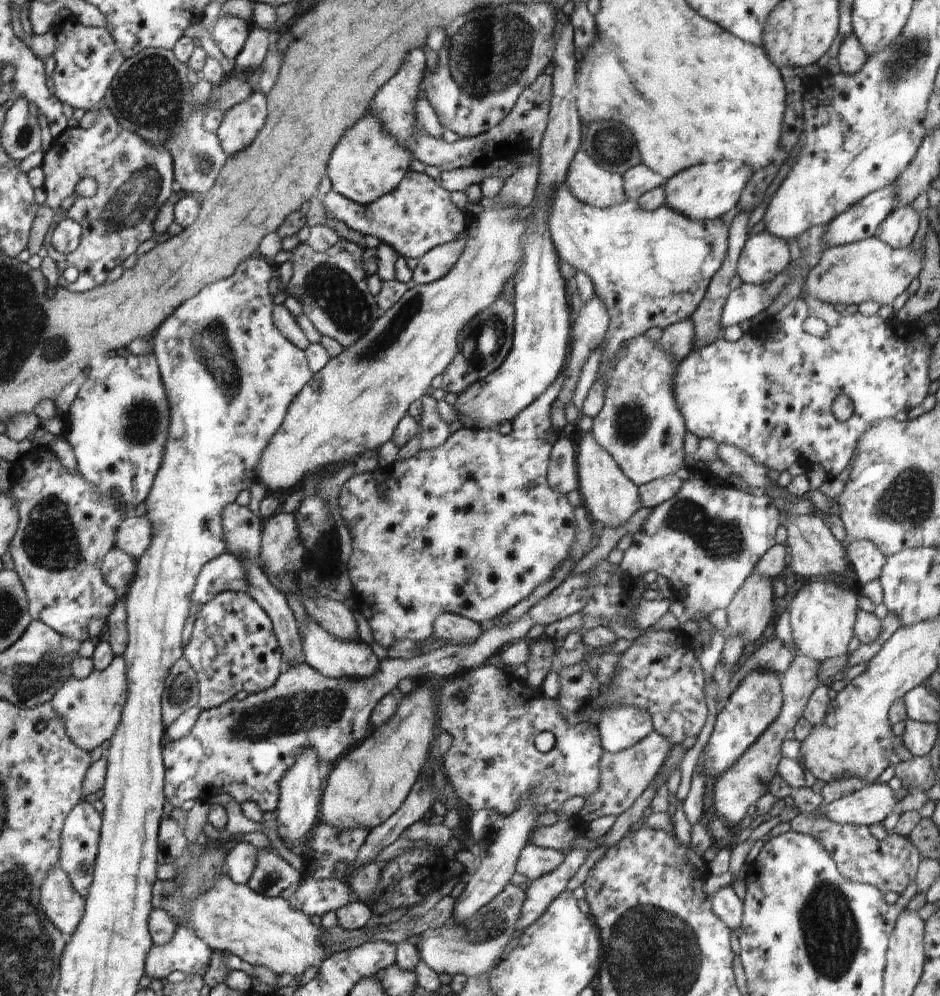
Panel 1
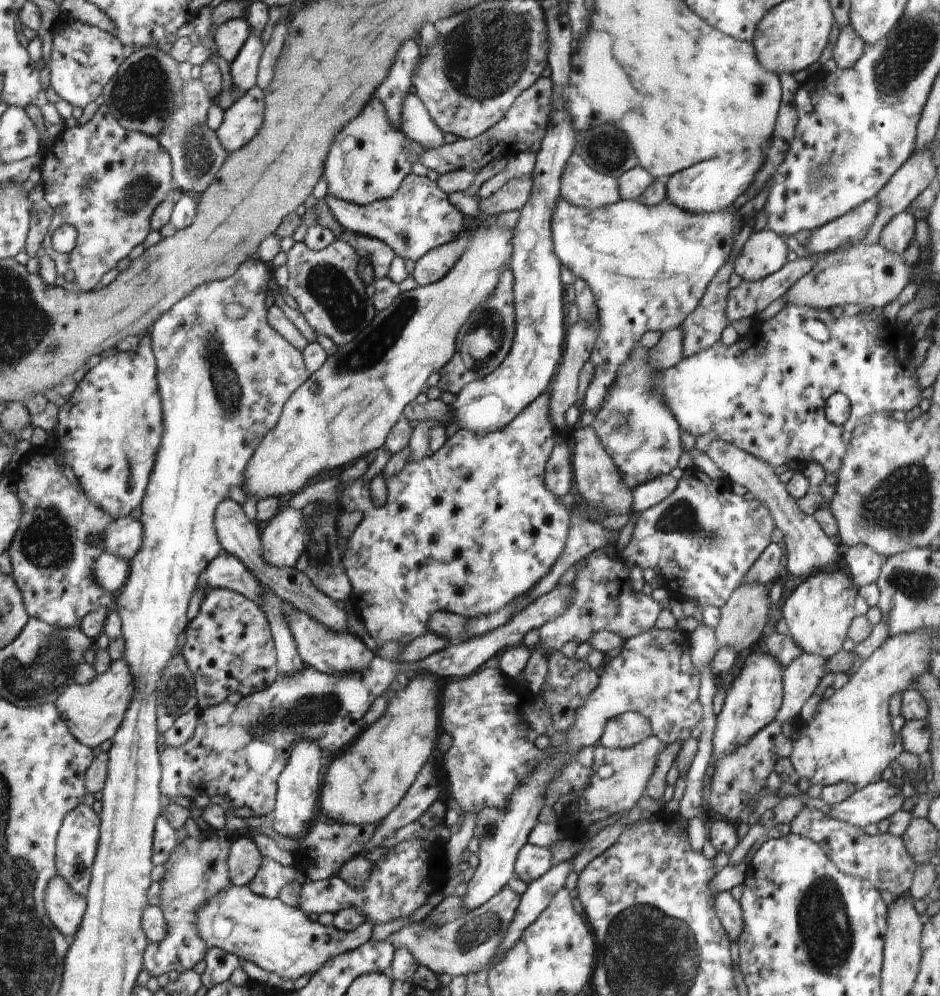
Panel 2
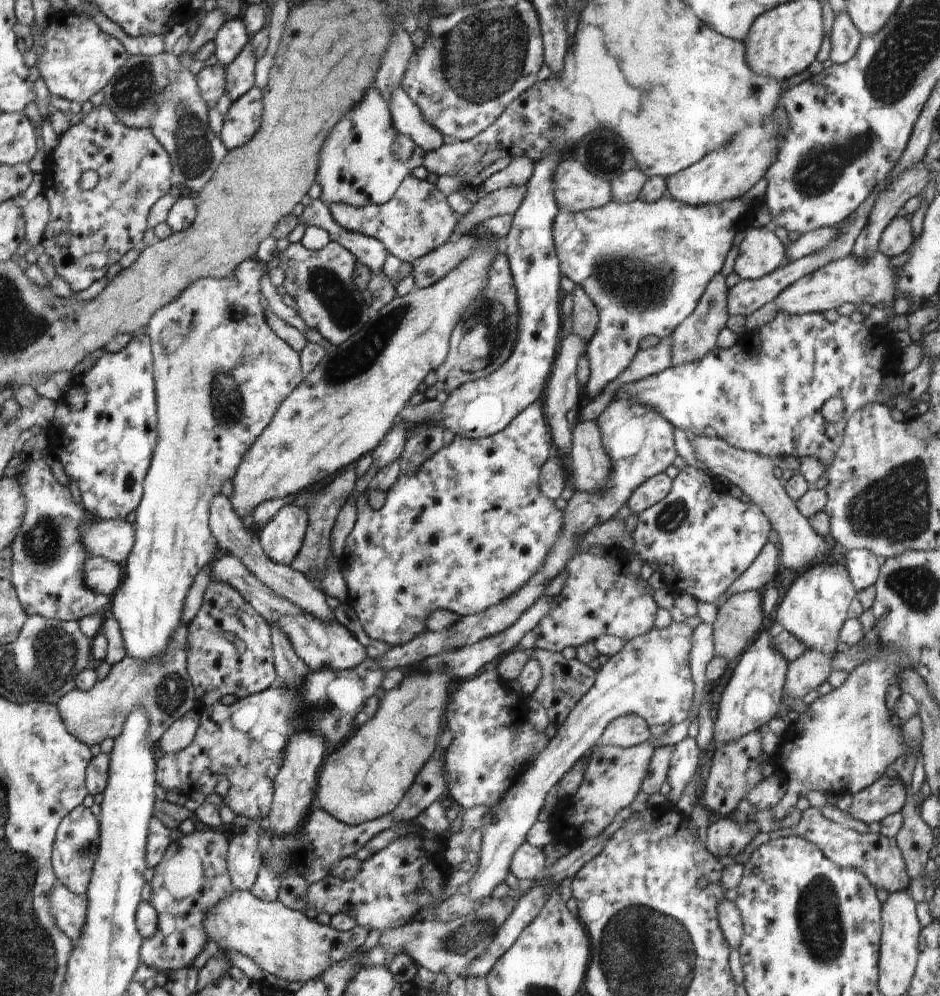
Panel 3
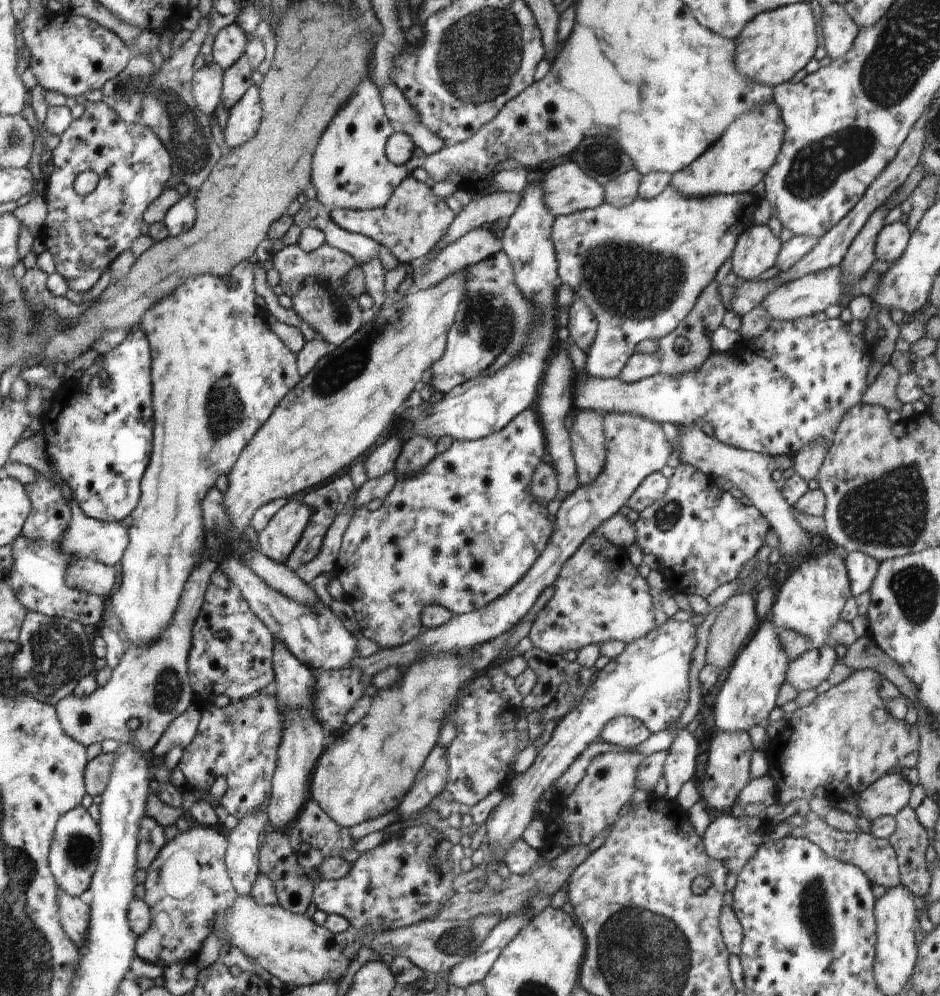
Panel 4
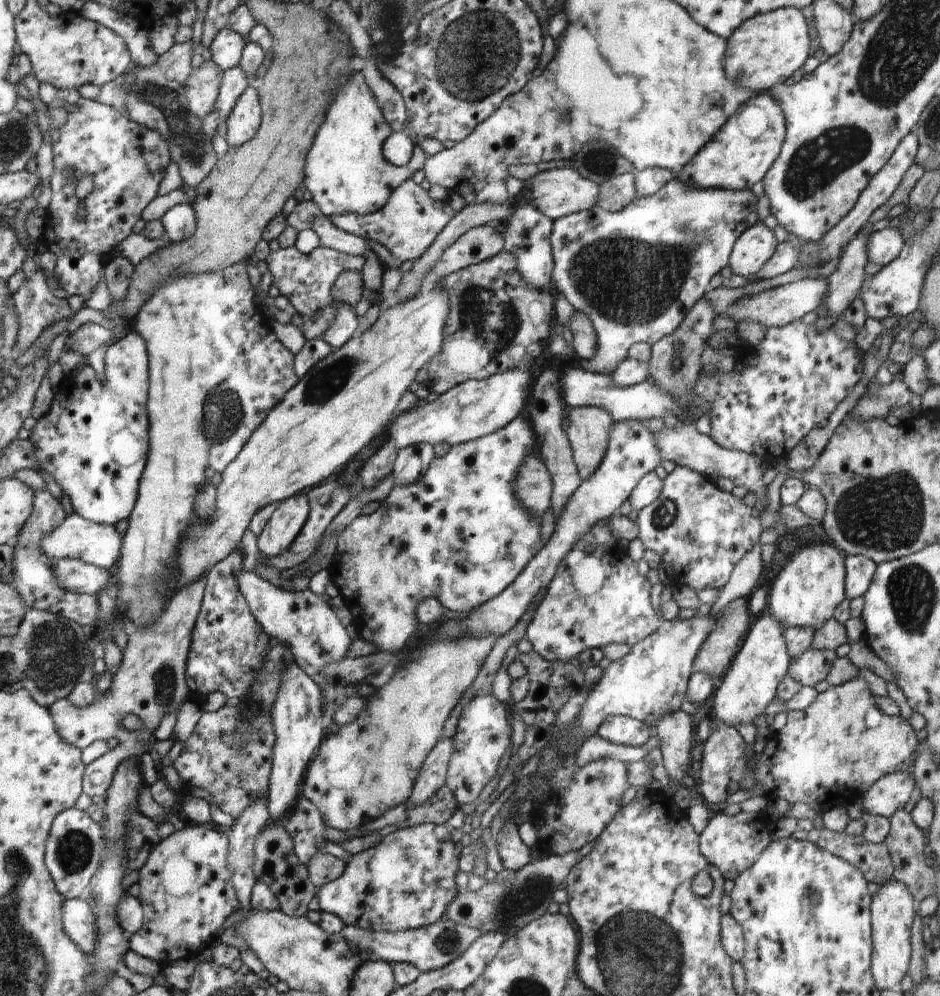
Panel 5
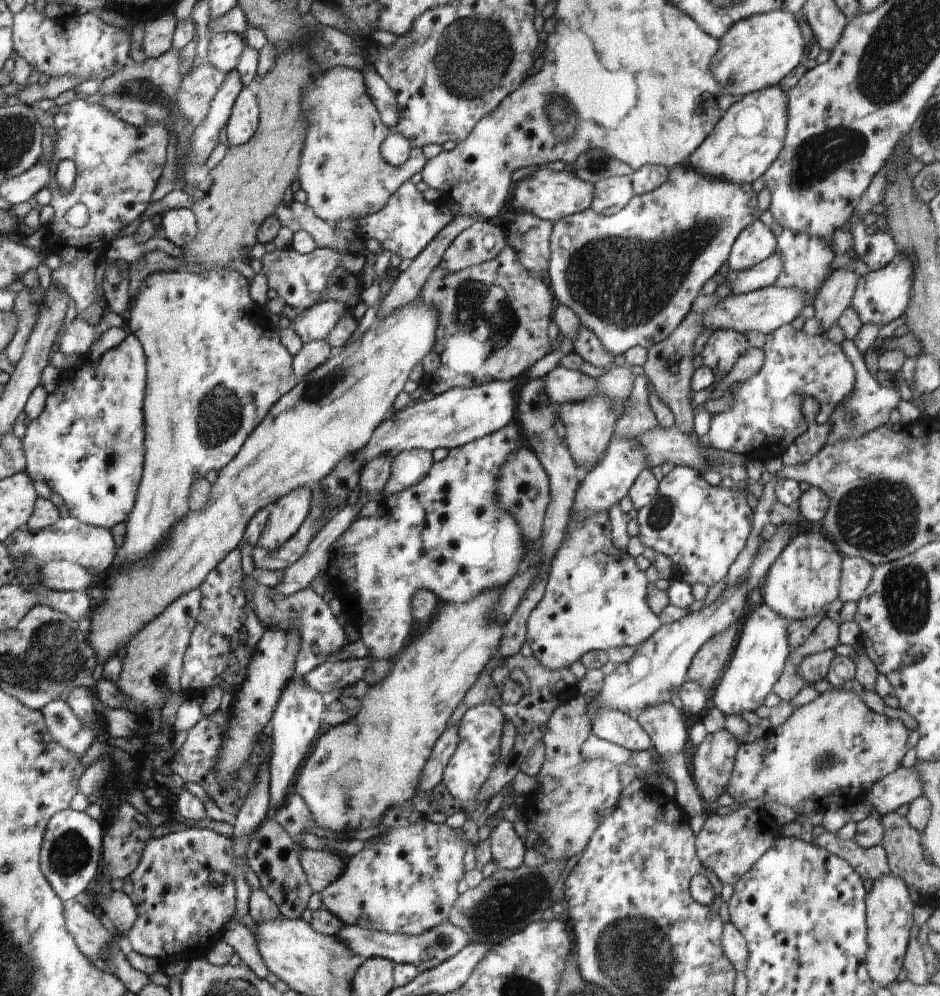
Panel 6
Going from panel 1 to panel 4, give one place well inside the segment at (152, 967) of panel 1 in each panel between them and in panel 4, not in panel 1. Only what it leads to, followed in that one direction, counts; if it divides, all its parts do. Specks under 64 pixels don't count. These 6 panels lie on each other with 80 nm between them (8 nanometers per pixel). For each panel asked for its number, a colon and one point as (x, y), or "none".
2: (196, 871)
3: (192, 877)
4: (186, 885)

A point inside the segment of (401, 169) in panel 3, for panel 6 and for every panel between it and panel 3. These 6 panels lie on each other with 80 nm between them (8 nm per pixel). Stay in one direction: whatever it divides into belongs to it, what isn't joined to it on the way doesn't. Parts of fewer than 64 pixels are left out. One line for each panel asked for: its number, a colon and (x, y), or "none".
4: (351, 171)
5: (347, 173)
6: (343, 173)

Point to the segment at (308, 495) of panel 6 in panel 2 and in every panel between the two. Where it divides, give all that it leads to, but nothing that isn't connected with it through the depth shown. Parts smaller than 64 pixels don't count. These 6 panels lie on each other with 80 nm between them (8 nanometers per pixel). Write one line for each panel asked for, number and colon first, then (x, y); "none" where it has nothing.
2: (283, 540)
3: (282, 538)
4: (277, 541)
5: (284, 526)

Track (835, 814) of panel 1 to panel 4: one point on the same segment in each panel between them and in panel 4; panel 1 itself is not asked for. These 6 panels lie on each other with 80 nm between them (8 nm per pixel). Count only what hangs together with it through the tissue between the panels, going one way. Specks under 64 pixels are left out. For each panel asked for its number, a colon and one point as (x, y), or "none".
2: (877, 801)
3: (886, 796)
4: (887, 796)

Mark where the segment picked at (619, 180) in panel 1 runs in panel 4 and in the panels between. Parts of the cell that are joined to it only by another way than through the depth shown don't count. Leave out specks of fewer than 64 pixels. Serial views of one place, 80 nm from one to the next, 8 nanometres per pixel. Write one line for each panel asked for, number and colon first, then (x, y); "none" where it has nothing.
2: (582, 186)
3: (575, 189)
4: (567, 190)

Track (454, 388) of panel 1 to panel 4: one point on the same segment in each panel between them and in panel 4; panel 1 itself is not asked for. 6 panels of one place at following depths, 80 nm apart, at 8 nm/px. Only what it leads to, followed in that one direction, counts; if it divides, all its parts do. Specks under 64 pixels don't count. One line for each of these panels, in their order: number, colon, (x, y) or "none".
2: (482, 342)
3: (481, 342)
4: (491, 327)

